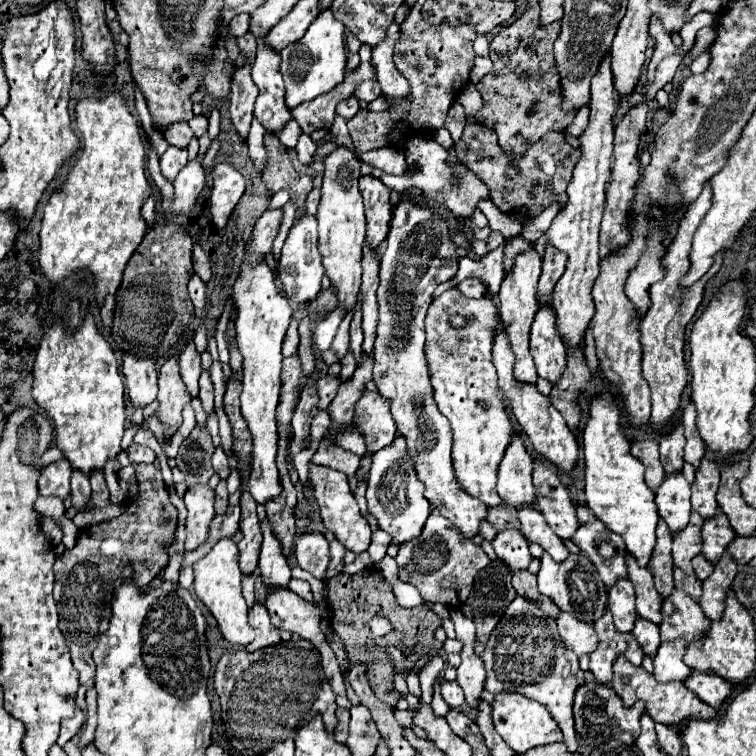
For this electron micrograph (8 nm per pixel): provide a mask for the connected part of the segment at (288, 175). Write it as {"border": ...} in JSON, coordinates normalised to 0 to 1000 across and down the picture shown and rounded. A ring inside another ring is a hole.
{"border":[[[349,177],[349,196],[354,201],[354,214],[347,222],[347,235],[360,257],[373,249],[386,251],[386,262],[394,265],[394,283],[402,280],[405,257],[413,251],[413,235],[389,225],[381,196],[373,193],[365,177]]]}

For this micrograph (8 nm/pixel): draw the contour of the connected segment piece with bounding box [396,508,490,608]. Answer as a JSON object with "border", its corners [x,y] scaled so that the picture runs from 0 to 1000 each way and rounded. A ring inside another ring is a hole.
{"border":[[[571,672],[558,706],[553,712],[545,712],[545,714],[529,720],[524,743],[529,751],[529,757],[526,757],[529,767],[548,772],[556,780],[561,794],[585,796],[585,799],[601,804],[601,802],[608,802],[619,791],[632,754],[646,749],[648,738],[643,735],[638,722],[632,722],[622,712],[611,709],[608,701],[603,696],[598,696],[595,688],[582,680],[579,672]]]}

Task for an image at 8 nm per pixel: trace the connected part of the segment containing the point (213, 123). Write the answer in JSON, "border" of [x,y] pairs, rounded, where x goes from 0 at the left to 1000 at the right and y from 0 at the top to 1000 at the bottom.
{"border":[[[287,144],[279,148],[278,156],[275,159],[275,177],[278,184],[282,187],[291,175],[292,152]]]}

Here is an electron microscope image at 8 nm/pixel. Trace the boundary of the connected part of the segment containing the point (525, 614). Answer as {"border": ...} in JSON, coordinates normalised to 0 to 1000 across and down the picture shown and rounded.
{"border":[[[683,788],[677,799],[669,804],[667,815],[656,825],[643,852],[643,860],[635,865],[643,878],[643,902],[640,910],[646,915],[680,913],[693,915],[693,921],[704,926],[714,926],[730,942],[730,950],[741,958],[746,968],[746,981],[751,992],[762,995],[765,976],[759,968],[757,950],[757,926],[762,910],[772,902],[772,889],[765,881],[765,868],[749,857],[749,852],[735,841],[735,820],[720,815],[712,799]]]}

